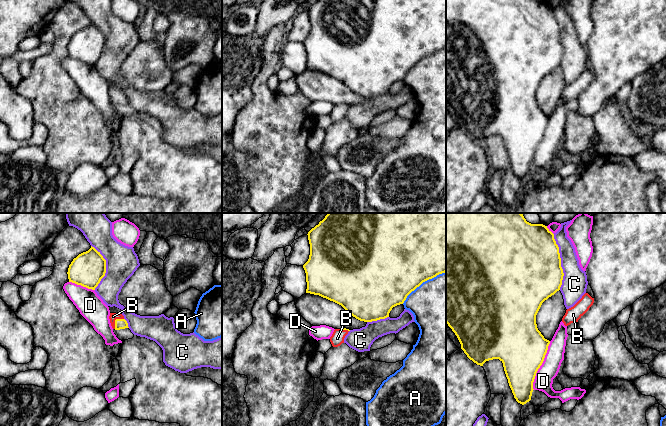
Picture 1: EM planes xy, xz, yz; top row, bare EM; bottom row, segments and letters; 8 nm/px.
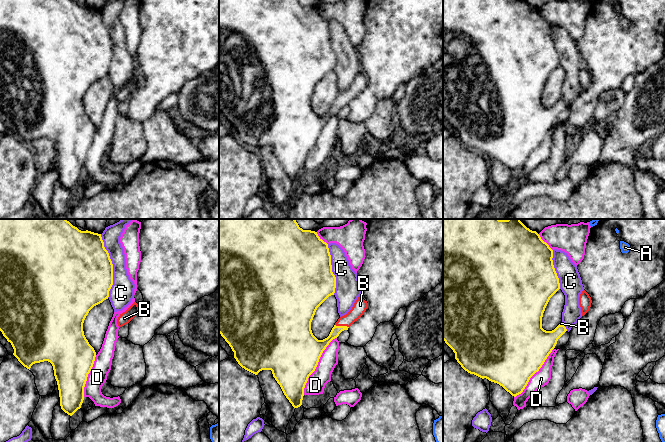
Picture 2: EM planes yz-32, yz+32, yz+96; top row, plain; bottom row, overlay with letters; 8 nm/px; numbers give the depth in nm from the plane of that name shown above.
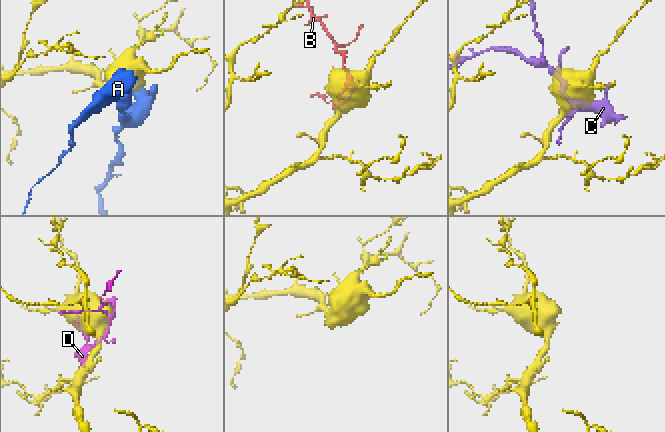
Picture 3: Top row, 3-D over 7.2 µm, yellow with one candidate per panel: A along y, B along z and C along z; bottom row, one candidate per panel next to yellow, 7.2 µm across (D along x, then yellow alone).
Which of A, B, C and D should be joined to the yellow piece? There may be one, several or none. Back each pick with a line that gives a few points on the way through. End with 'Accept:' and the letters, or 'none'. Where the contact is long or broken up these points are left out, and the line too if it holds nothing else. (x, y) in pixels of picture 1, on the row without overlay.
B: way xy (119, 99), (115, 96), (113, 92)
Accept: B

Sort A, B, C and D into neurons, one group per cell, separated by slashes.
A / B / C / D

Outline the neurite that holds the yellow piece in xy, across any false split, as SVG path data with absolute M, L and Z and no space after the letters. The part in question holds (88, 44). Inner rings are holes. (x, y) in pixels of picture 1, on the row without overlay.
M94 23L79 30L68 44L69 58L95 66L106 49L106 36Z

